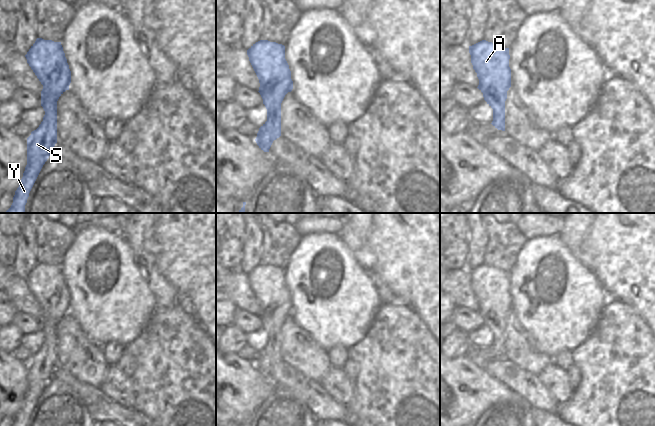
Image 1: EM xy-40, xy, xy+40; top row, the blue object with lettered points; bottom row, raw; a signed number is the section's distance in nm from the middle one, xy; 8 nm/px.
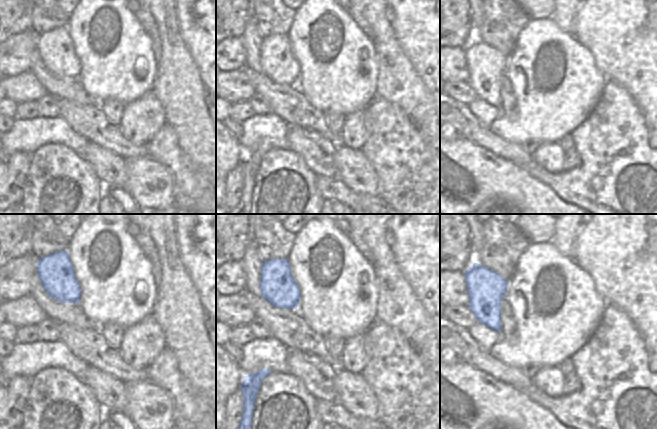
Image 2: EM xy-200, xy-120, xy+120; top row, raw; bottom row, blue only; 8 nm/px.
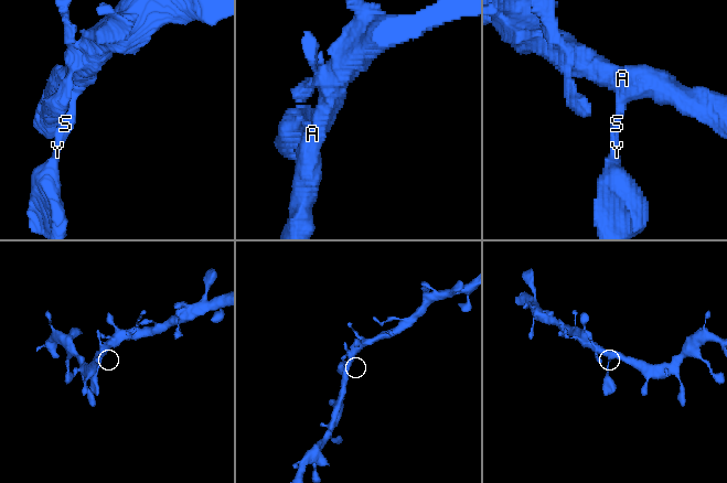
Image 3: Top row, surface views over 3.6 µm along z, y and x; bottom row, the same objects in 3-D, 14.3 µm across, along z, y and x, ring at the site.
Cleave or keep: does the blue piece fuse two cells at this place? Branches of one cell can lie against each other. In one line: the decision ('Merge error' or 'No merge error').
No merge error.

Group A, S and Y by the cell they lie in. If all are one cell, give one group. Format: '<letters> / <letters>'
A S Y

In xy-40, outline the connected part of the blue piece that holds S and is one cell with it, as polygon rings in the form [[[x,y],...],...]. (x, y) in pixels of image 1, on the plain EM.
[[[37,262],[25,279],[43,309],[41,330],[45,335],[39,351],[27,362],[27,389],[13,426],[27,426],[29,417],[57,367],[57,325],[69,314],[71,295],[61,266]]]

